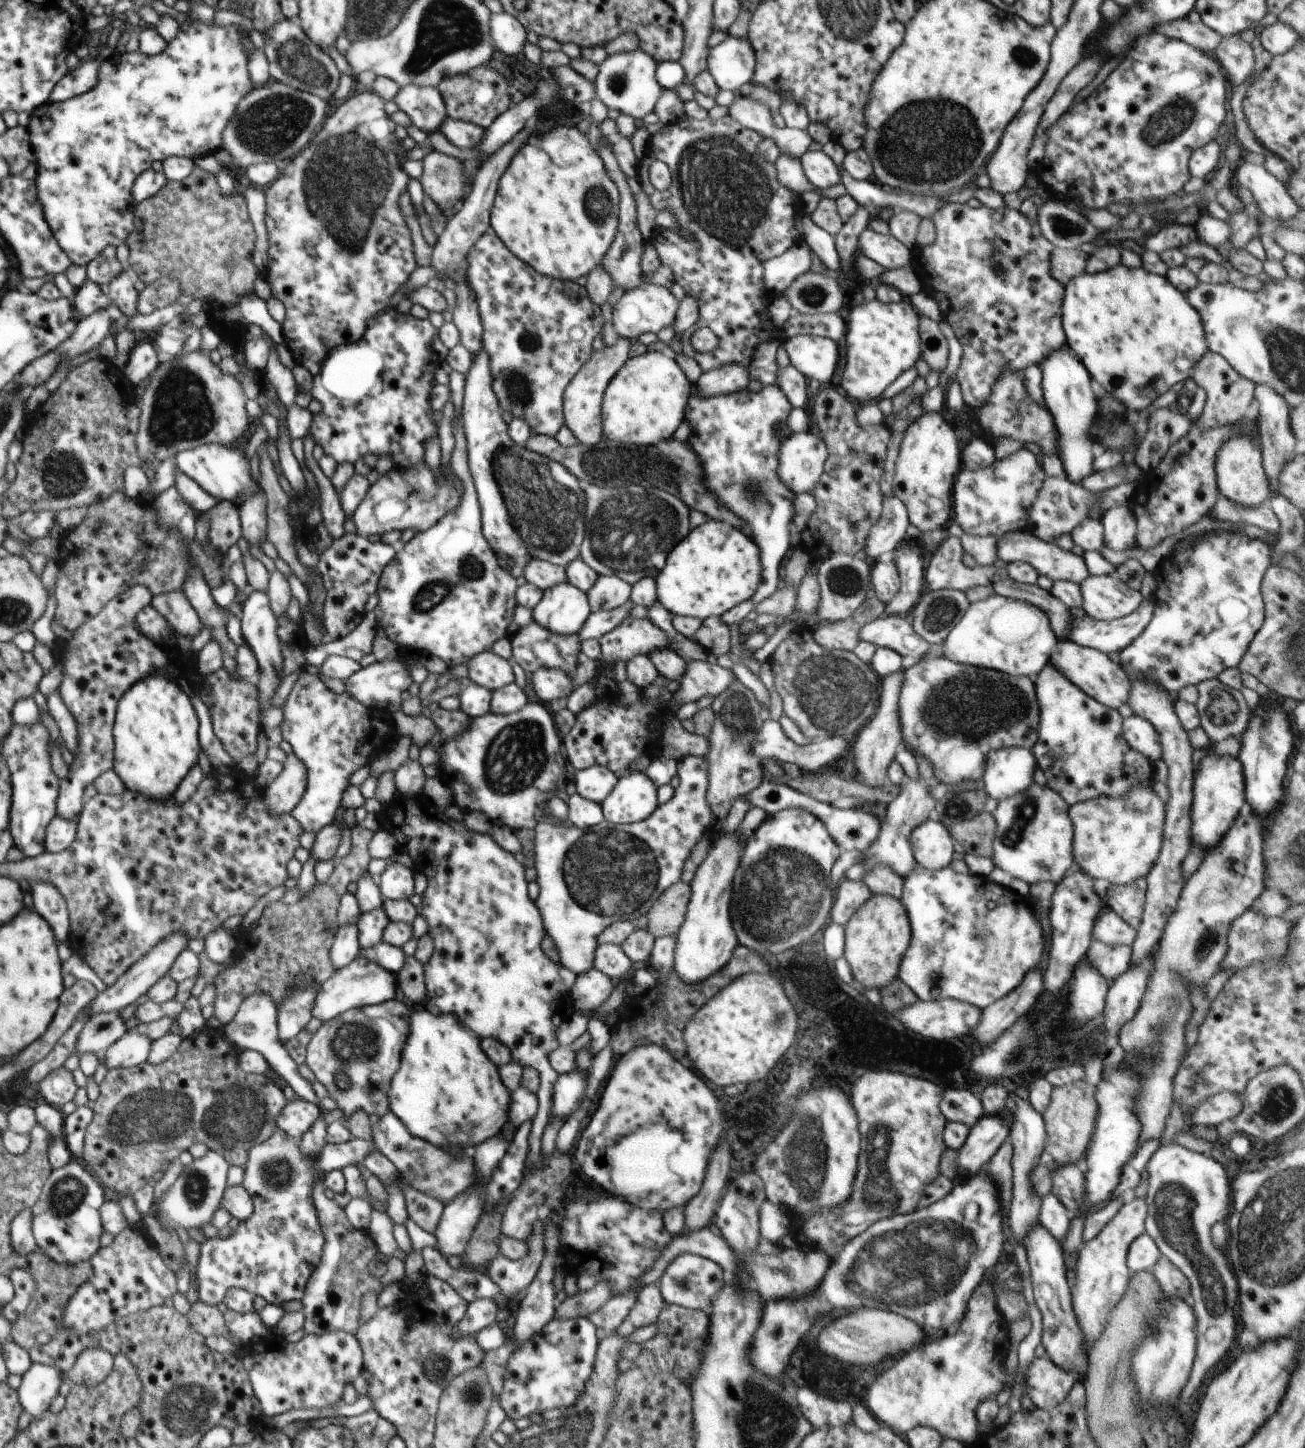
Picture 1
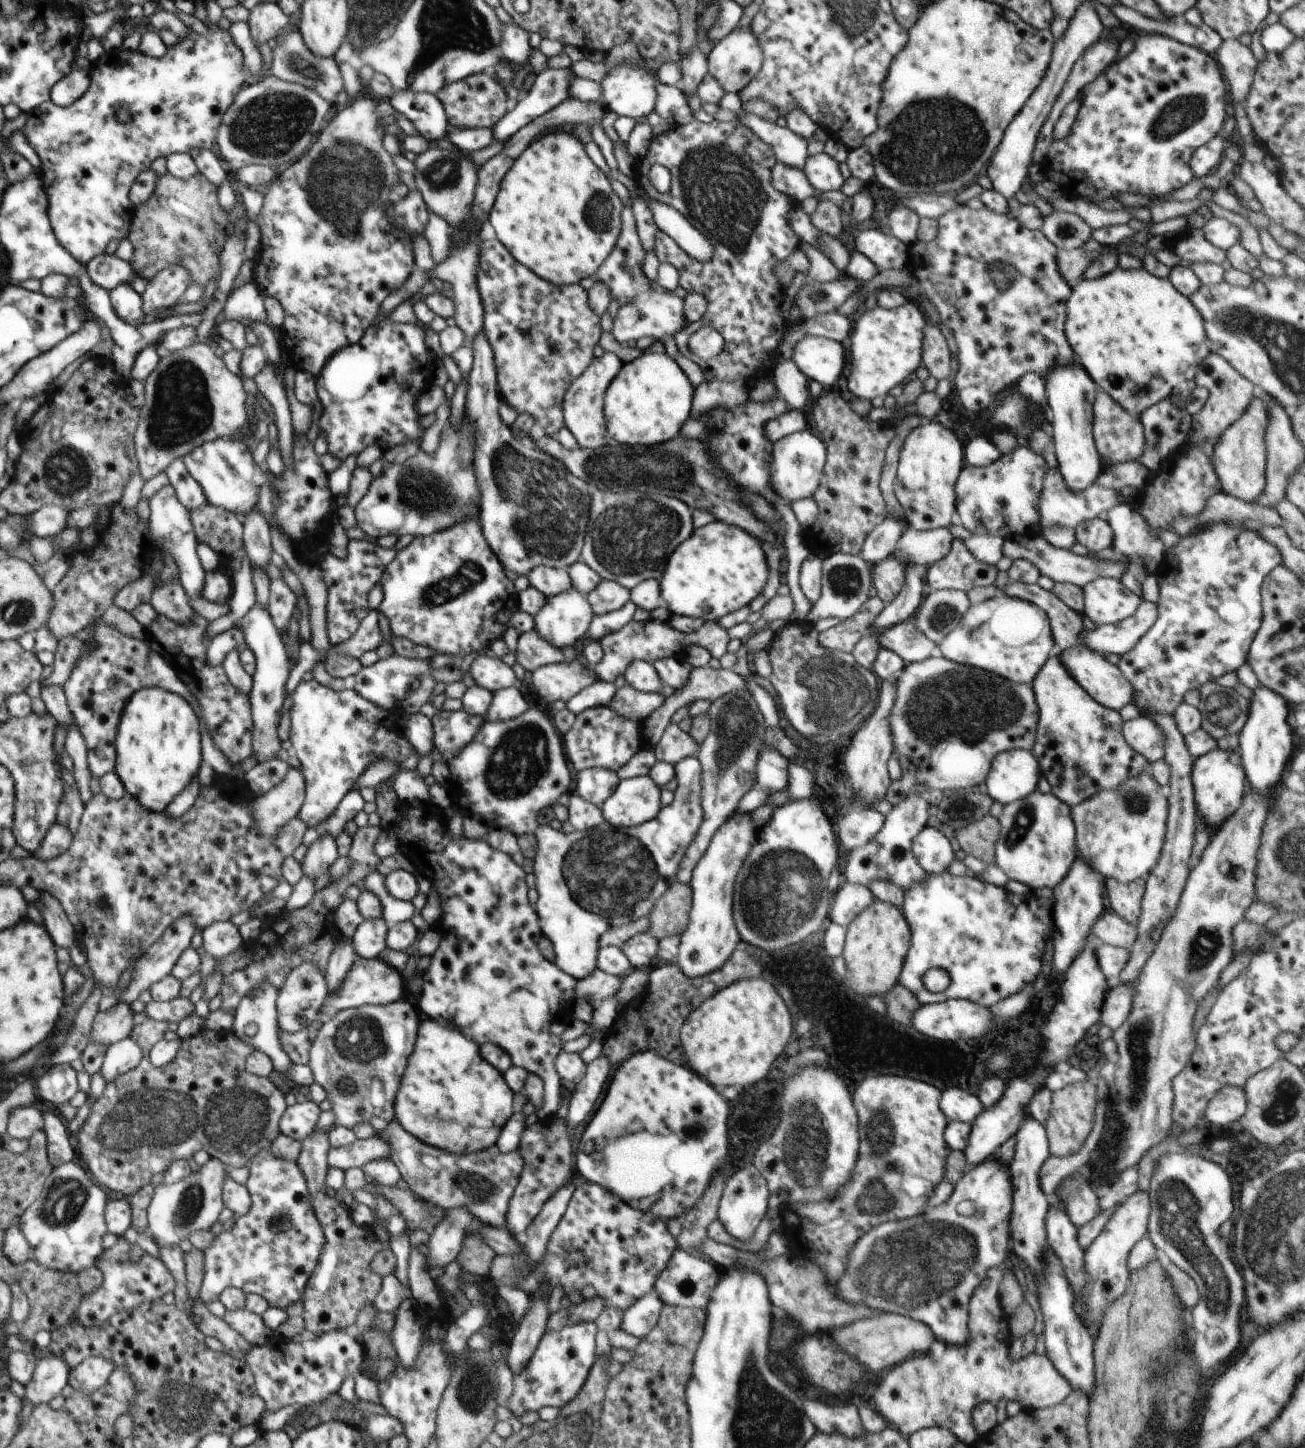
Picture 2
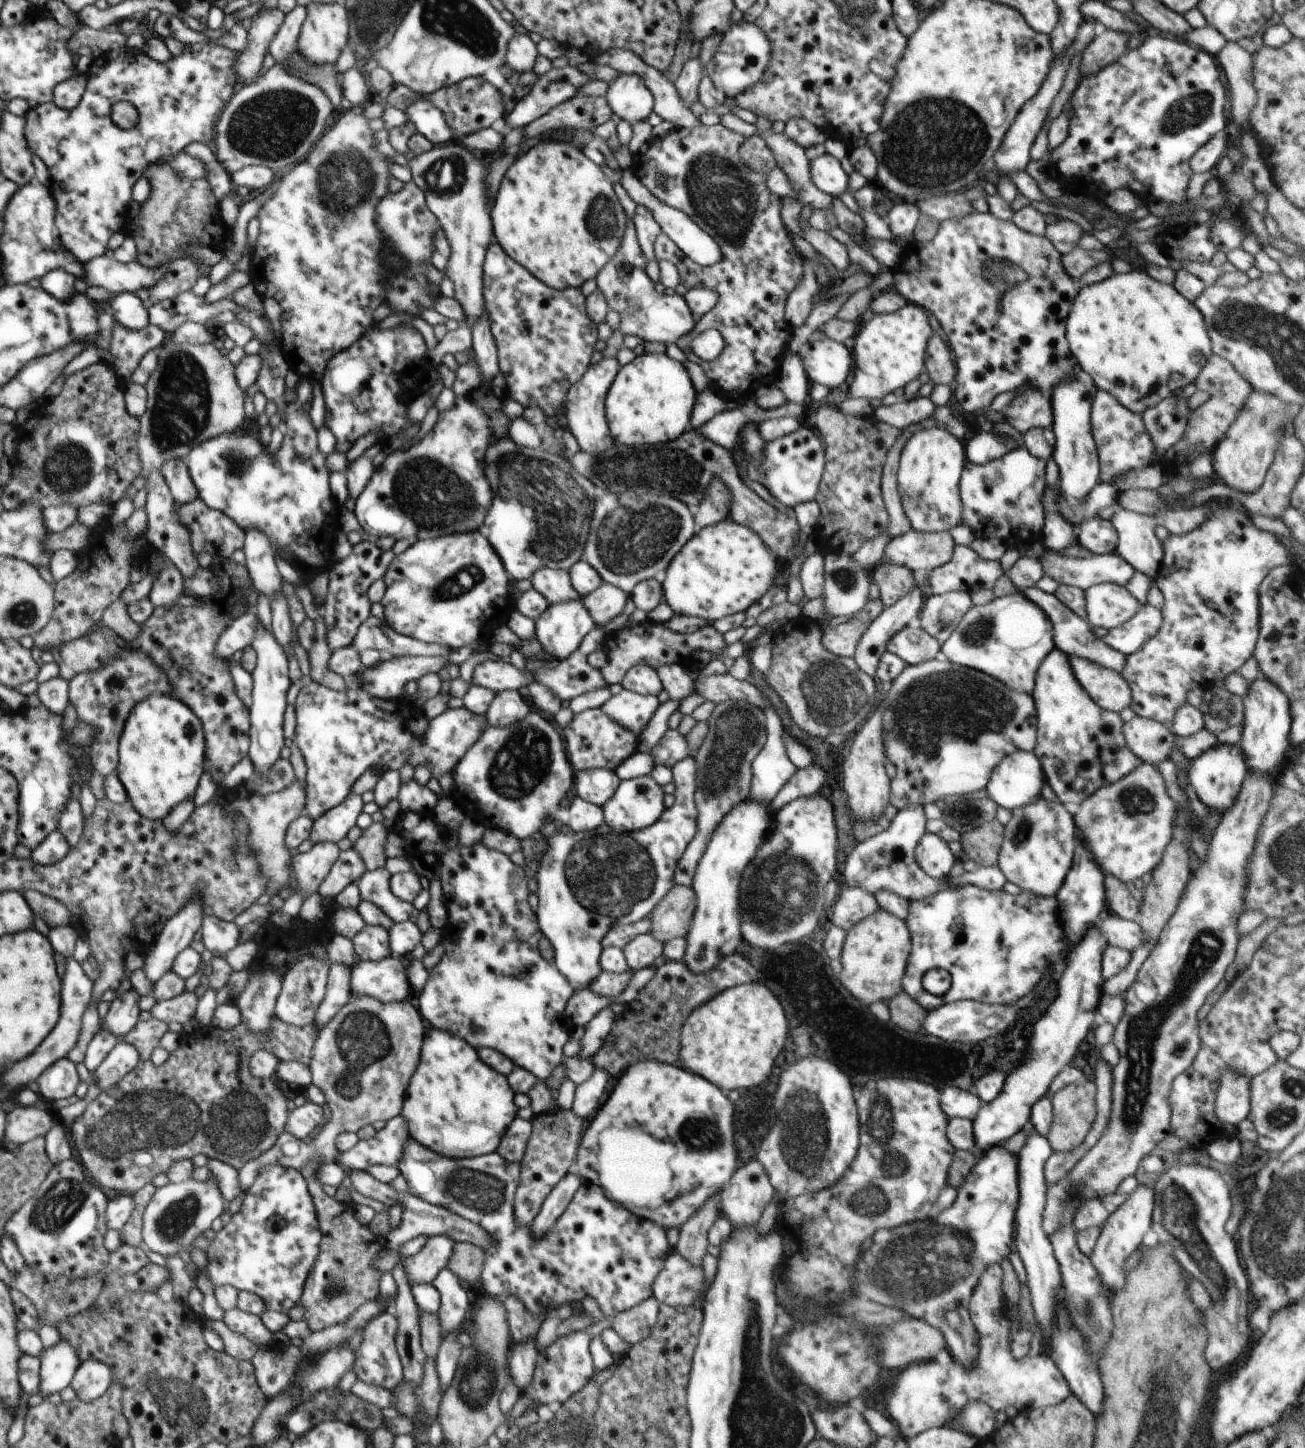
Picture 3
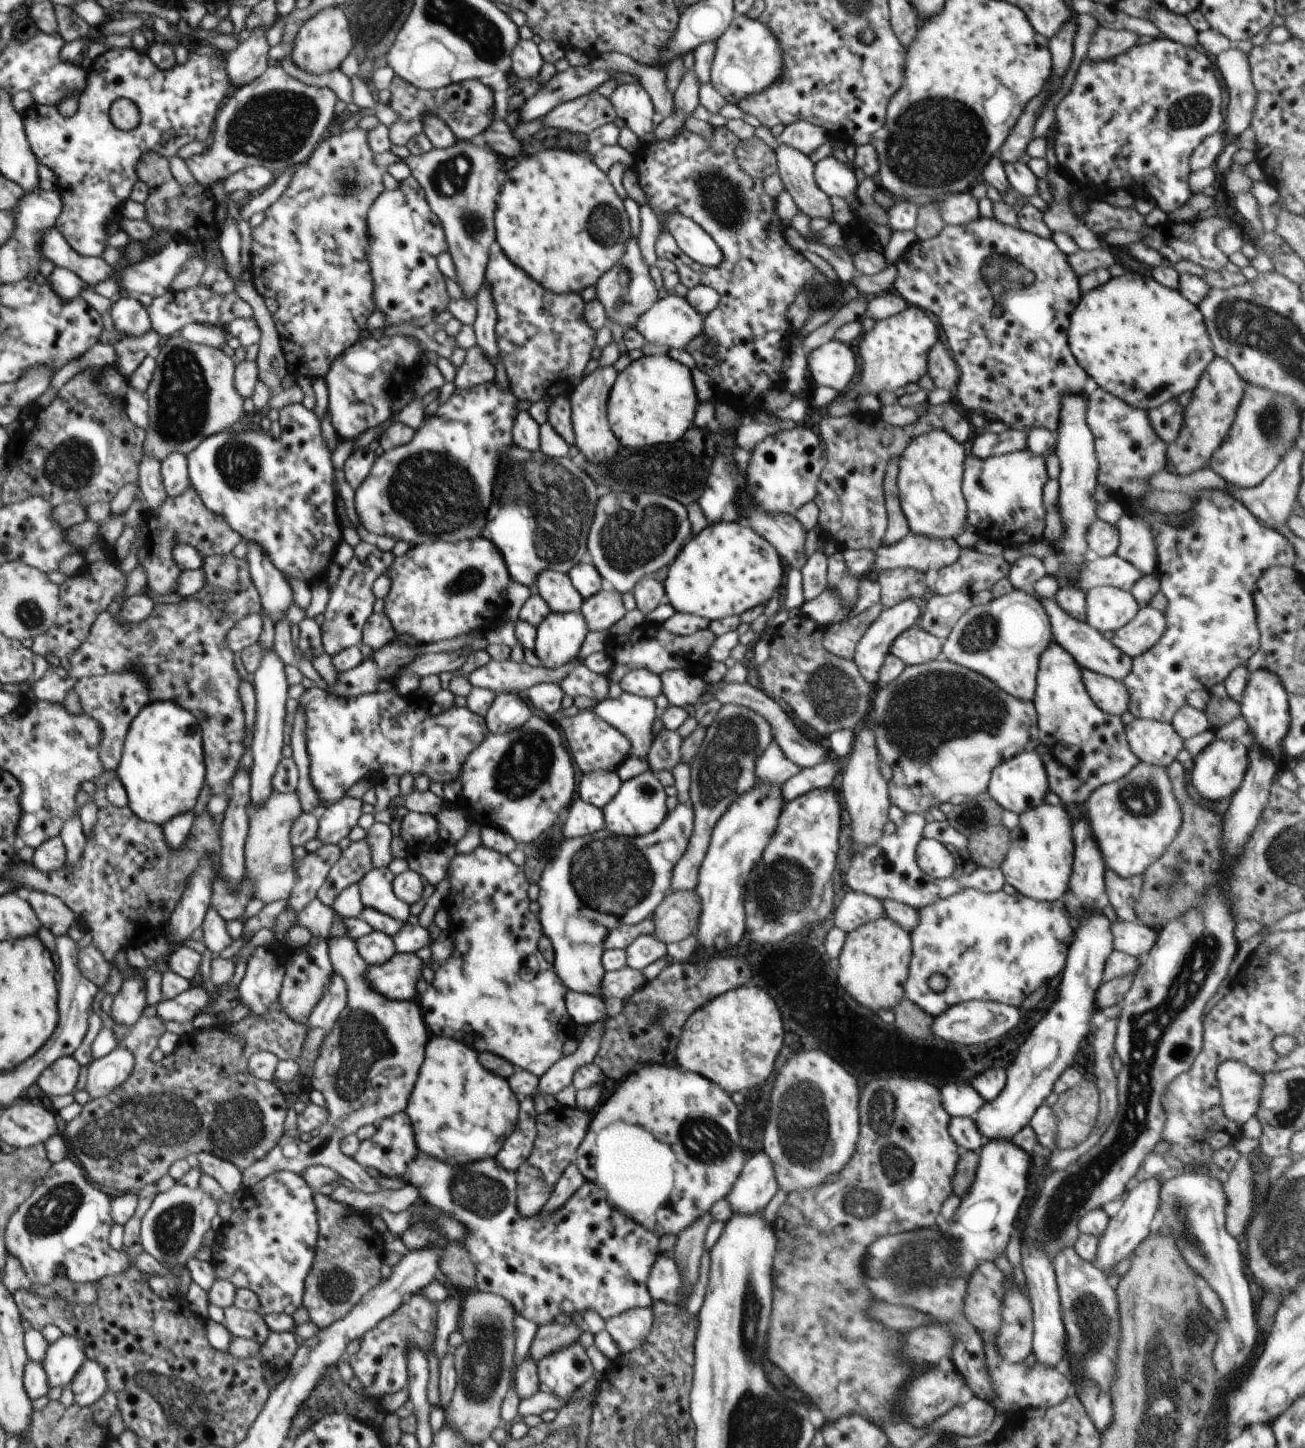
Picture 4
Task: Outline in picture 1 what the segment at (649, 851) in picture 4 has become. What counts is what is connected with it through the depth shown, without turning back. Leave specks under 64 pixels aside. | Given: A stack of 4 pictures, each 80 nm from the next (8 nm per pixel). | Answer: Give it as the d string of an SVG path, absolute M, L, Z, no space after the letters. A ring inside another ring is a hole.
M688 755L682 760L677 762L677 775L680 779L679 786L675 789L672 798L661 805L656 807L656 810L646 820L627 824L627 825L613 825L604 819L596 826L584 828L580 830L578 827L567 828L566 826L550 824L550 822L542 822L535 825L535 869L537 872L536 882L539 886L539 896L535 900L535 905L538 907L546 934L555 942L557 951L559 952L559 963L571 970L574 974L582 974L588 972L594 966L594 957L596 947L599 945L597 938L598 935L608 928L613 922L616 921L632 921L639 915L646 914L652 905L656 902L657 898L673 884L681 880L682 869L684 861L688 858L694 845L700 840L700 837L710 830L711 810L706 802L705 796L708 788L708 769L707 762L704 757L698 755Z

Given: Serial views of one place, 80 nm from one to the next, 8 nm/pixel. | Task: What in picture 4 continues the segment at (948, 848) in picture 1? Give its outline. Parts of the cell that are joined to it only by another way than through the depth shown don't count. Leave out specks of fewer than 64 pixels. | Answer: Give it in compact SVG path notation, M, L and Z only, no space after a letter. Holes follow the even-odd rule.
M922 839L917 846L917 863L926 875L933 879L947 879L956 868L952 853L934 839Z

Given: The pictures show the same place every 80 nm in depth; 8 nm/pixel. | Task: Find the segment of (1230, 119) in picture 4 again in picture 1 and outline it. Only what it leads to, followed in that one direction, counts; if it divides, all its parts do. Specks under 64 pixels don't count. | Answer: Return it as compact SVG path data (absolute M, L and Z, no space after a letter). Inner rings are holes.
M1240 35L1224 37L1215 48L1214 58L1221 64L1230 84L1236 88L1254 72L1254 53Z

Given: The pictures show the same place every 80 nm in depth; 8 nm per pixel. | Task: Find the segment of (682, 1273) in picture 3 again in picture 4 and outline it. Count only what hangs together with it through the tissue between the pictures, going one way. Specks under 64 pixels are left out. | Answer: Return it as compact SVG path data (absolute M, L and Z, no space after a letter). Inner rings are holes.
M662 1255L657 1258L652 1265L647 1287L654 1302L679 1304L679 1298L683 1293L683 1279L674 1259L665 1258Z

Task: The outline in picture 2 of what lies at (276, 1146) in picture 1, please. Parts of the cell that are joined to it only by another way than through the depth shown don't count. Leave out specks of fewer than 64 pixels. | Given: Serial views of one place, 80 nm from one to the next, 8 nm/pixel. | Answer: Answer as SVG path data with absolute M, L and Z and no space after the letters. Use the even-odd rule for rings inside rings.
M376 1134L367 1139L357 1138L348 1146L330 1148L327 1154L329 1166L341 1168L343 1171L348 1168L362 1168L378 1159L391 1160L391 1150L388 1141ZM263 1149L250 1160L250 1174L249 1179L246 1181L245 1187L248 1189L251 1205L249 1211L234 1221L234 1226L230 1230L223 1230L218 1236L214 1237L211 1246L208 1246L203 1251L204 1255L204 1274L201 1289L199 1292L199 1298L201 1302L206 1304L213 1300L219 1299L219 1294L227 1287L236 1287L243 1290L245 1293L256 1293L262 1298L268 1301L270 1307L284 1309L288 1308L293 1302L298 1302L304 1294L305 1286L307 1285L308 1279L311 1277L312 1271L318 1264L324 1243L325 1236L320 1226L319 1220L316 1218L314 1207L311 1205L309 1190L305 1176L301 1168L294 1161L285 1161L284 1159L278 1159L271 1153L270 1149Z

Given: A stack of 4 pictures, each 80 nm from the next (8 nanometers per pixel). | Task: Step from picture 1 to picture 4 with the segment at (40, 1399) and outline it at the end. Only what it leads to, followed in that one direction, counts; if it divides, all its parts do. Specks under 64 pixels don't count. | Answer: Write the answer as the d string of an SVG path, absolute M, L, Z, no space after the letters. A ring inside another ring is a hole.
M62 1335L48 1345L43 1362L49 1386L68 1386L82 1363L87 1359L85 1344L76 1335Z

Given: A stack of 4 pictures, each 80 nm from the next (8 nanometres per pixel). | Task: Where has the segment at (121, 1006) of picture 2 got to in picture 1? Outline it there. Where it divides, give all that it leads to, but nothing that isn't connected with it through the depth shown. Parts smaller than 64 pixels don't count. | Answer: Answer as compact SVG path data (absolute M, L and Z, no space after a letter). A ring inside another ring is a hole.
M120 1011L96 1013L90 1016L77 1040L77 1056L84 1052L102 1056L109 1046L126 1034L126 1021Z

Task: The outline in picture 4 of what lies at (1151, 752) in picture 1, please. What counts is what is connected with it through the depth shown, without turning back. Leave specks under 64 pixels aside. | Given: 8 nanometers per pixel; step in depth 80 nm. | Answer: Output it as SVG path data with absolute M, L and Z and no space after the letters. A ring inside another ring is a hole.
M1134 717L1125 725L1125 733L1132 752L1146 764L1167 767L1184 749L1184 739L1171 723Z

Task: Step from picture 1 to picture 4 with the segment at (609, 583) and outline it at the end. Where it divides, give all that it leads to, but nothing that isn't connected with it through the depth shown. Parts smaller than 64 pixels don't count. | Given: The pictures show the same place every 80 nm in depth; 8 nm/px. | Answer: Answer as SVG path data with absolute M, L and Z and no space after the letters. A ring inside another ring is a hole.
M605 585L600 592L585 599L580 612L584 615L589 632L608 631L627 613L622 603L622 593Z

